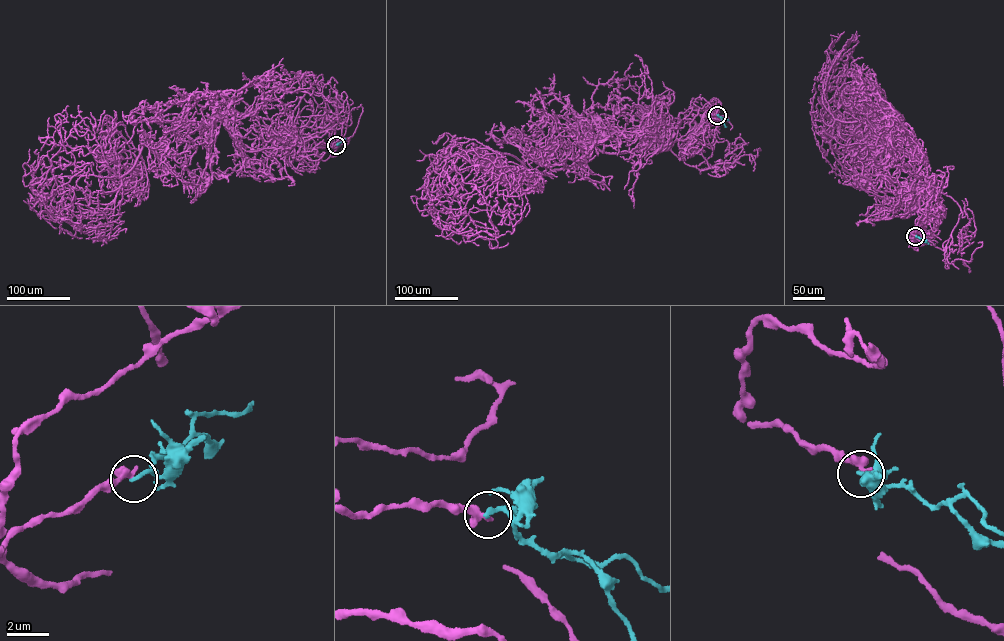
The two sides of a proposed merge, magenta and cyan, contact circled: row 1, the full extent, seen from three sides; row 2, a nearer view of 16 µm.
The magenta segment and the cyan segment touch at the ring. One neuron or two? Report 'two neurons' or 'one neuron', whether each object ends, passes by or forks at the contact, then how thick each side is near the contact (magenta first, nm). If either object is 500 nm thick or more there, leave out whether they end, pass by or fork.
two neurons; magenta ends; cyan ends; calibres 460 and 200 nm

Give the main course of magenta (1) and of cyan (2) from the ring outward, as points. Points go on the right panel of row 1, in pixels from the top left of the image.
1: (915, 236), (939, 191), (922, 155), (861, 120), (835, 120), (832, 150), (868, 164), (834, 97)
2: (915, 236), (928, 244)

